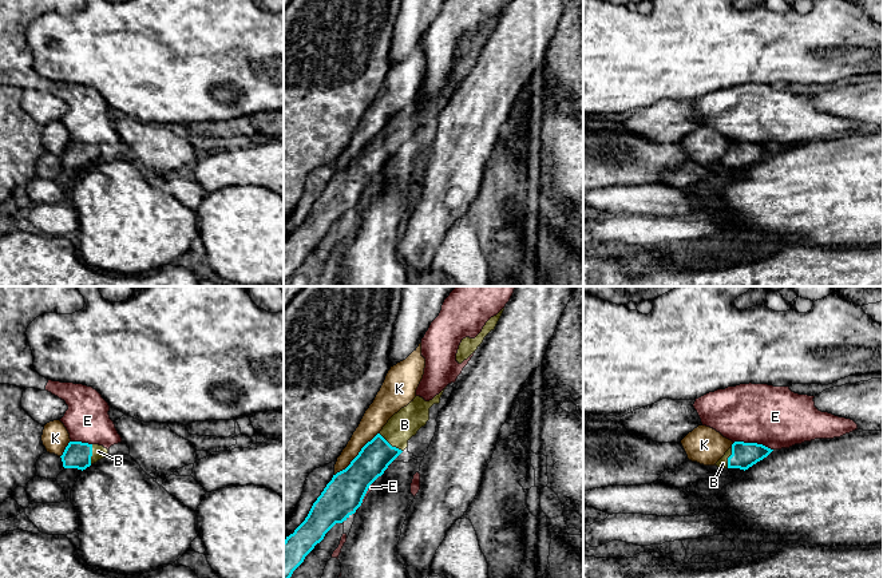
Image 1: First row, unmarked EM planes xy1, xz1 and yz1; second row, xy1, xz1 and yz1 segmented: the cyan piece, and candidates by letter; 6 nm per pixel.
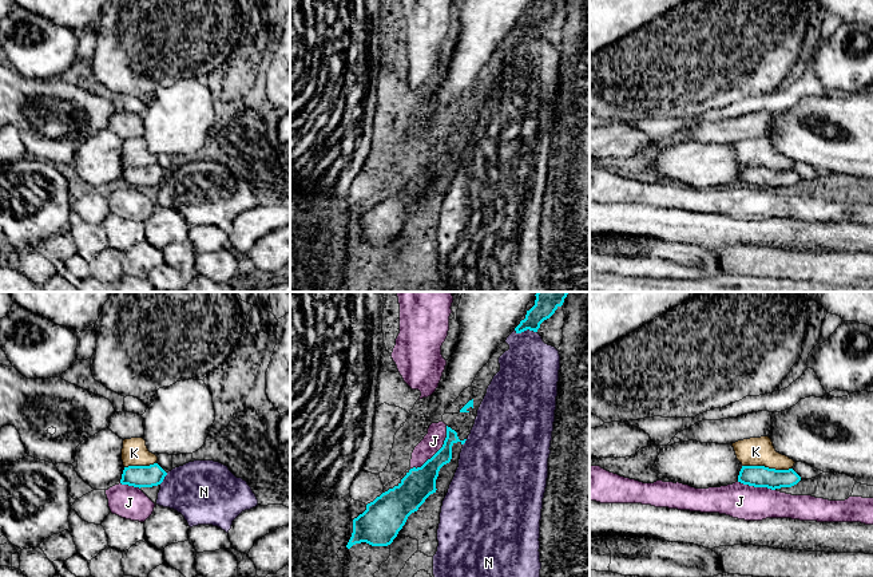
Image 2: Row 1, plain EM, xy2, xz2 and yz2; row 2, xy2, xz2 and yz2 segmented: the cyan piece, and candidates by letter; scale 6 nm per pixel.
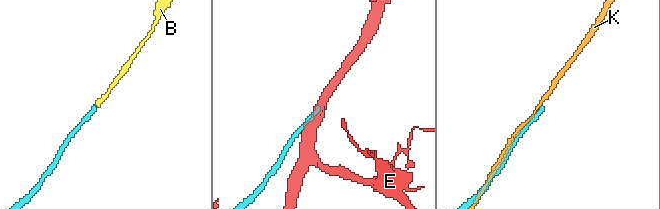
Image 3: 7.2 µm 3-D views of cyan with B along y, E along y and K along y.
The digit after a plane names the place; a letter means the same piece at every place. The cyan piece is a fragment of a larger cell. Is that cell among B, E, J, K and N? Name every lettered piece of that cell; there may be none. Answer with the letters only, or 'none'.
B

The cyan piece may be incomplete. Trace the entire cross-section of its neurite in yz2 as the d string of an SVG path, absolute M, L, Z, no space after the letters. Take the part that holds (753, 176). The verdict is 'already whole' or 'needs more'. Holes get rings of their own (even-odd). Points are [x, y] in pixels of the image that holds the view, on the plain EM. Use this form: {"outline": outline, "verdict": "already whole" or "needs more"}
{"outline": "M742 166L738 182L754 187L767 187L771 190L791 187L801 181L801 177L793 170L775 170L765 166Z", "verdict": "already whole"}

